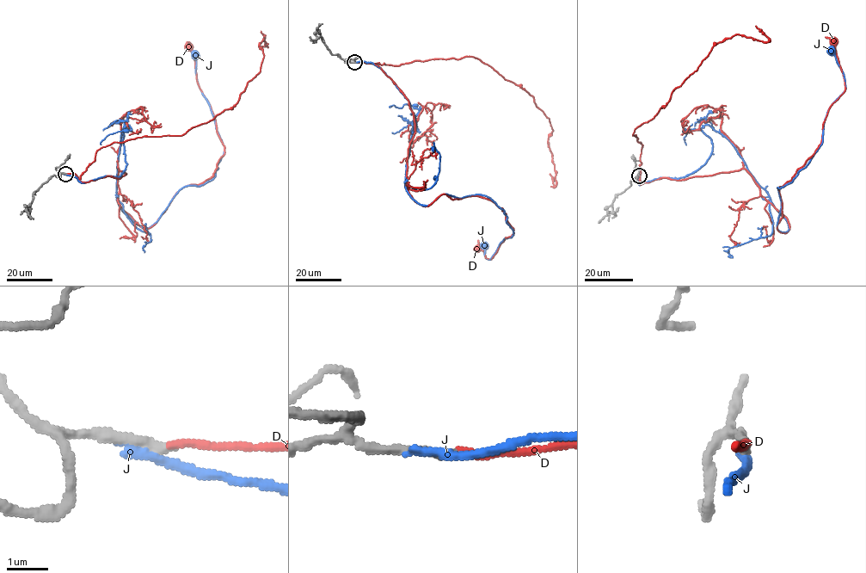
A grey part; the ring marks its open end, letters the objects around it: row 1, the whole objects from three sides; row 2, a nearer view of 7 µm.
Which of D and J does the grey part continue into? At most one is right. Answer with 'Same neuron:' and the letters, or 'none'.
Same neuron: none

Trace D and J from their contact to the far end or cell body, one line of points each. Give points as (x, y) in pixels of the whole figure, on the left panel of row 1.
D: (65, 174), (88, 182), (118, 168), (119, 205), (144, 228), (212, 176), (224, 145), (188, 41)
J: (64, 173), (120, 175), (124, 126), (116, 195), (136, 224), (210, 181), (224, 145), (195, 54)

